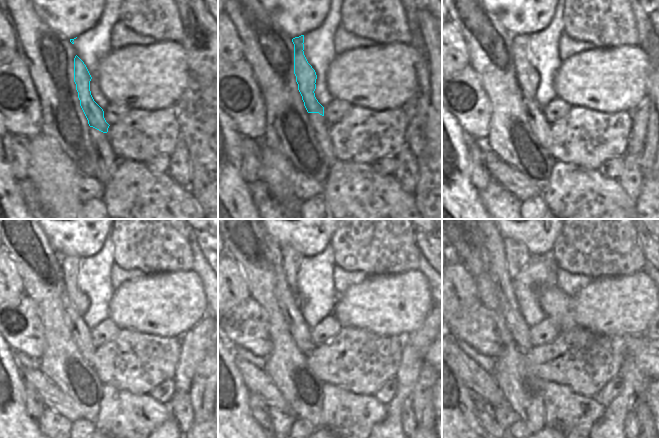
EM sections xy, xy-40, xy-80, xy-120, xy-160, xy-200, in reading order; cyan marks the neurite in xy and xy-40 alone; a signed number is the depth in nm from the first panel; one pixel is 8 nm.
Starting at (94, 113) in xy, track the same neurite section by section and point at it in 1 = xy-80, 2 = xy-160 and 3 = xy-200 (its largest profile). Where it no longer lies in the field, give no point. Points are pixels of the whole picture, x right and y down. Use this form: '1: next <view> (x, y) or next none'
1: next xy-80 (528, 77)
2: next xy-160 (292, 260)
3: next xy-200 (517, 256)

